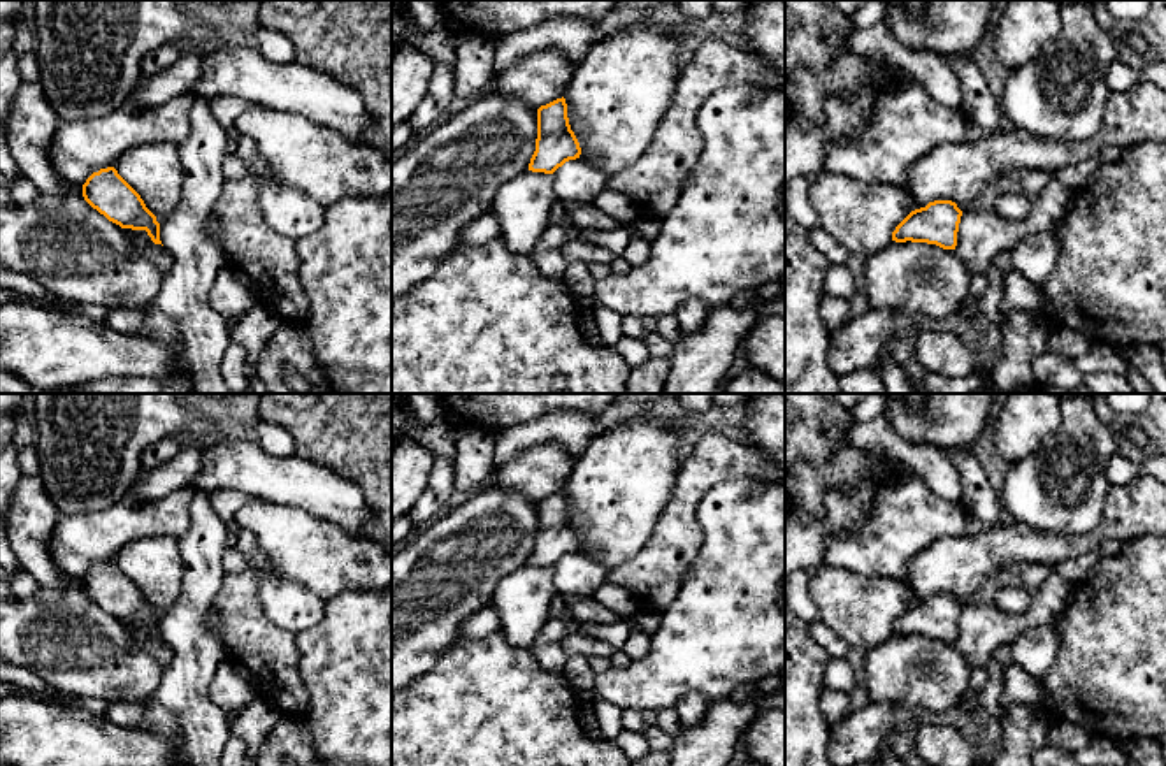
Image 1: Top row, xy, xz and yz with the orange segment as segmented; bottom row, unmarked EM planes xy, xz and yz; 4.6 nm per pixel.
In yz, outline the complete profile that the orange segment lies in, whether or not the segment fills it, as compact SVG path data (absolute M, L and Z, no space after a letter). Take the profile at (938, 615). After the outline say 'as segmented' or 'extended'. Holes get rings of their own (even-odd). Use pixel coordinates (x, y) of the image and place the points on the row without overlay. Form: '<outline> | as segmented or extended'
M934 594L911 604L892 625L896 636L927 636L955 643L962 604L952 594Z | as segmented

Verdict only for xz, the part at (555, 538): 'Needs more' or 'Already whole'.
Already whole

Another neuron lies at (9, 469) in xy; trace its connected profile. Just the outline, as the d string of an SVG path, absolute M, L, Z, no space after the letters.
M12 444L0 450L0 518L5 520L11 497L21 480L16 448Z

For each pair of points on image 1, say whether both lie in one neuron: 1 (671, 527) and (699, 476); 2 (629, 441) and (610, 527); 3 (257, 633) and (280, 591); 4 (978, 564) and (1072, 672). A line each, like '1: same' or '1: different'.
1: same
2: same
3: different
4: different

